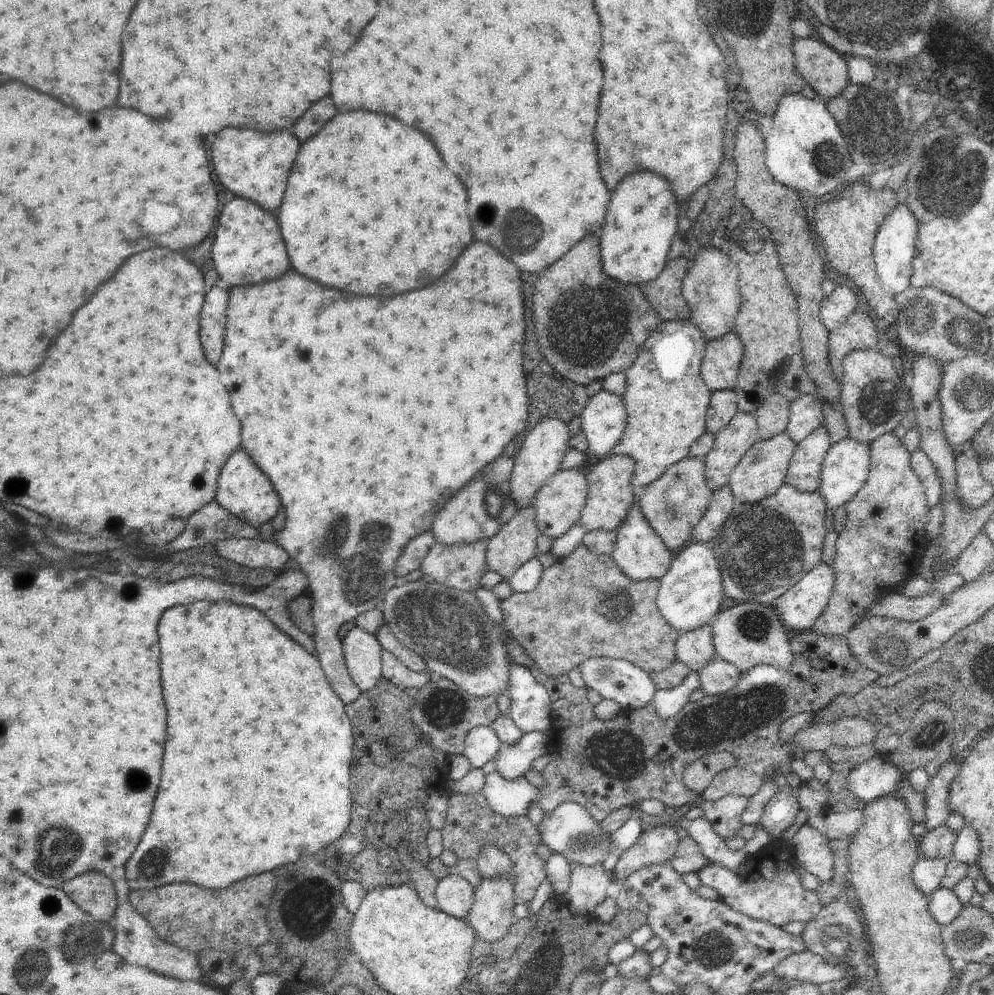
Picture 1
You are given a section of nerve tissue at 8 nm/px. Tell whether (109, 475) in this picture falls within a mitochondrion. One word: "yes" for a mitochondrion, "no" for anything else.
no

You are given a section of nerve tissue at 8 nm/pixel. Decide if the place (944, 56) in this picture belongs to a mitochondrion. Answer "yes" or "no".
no

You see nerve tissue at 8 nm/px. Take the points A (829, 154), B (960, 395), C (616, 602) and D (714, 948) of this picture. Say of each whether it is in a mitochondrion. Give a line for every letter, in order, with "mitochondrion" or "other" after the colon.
A: mitochondrion
B: mitochondrion
C: mitochondrion
D: mitochondrion

